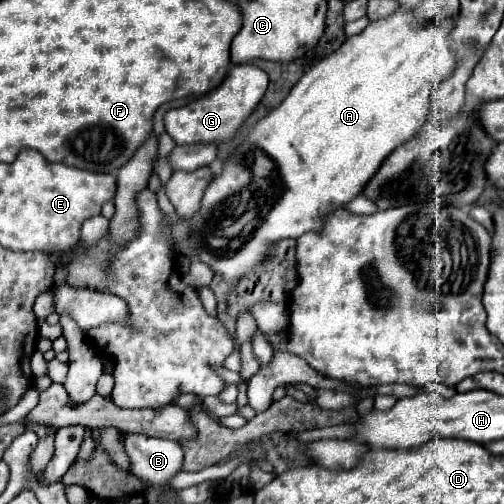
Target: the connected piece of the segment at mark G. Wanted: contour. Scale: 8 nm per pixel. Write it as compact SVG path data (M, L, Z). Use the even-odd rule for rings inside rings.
M250 62L236 64L230 68L226 80L218 88L214 88L206 96L200 96L182 108L168 110L164 114L166 132L172 136L176 144L194 144L194 142L220 144L236 134L236 130L244 124L244 120L252 114L252 110L262 100L266 88L268 88L266 72L262 72L258 66Z

